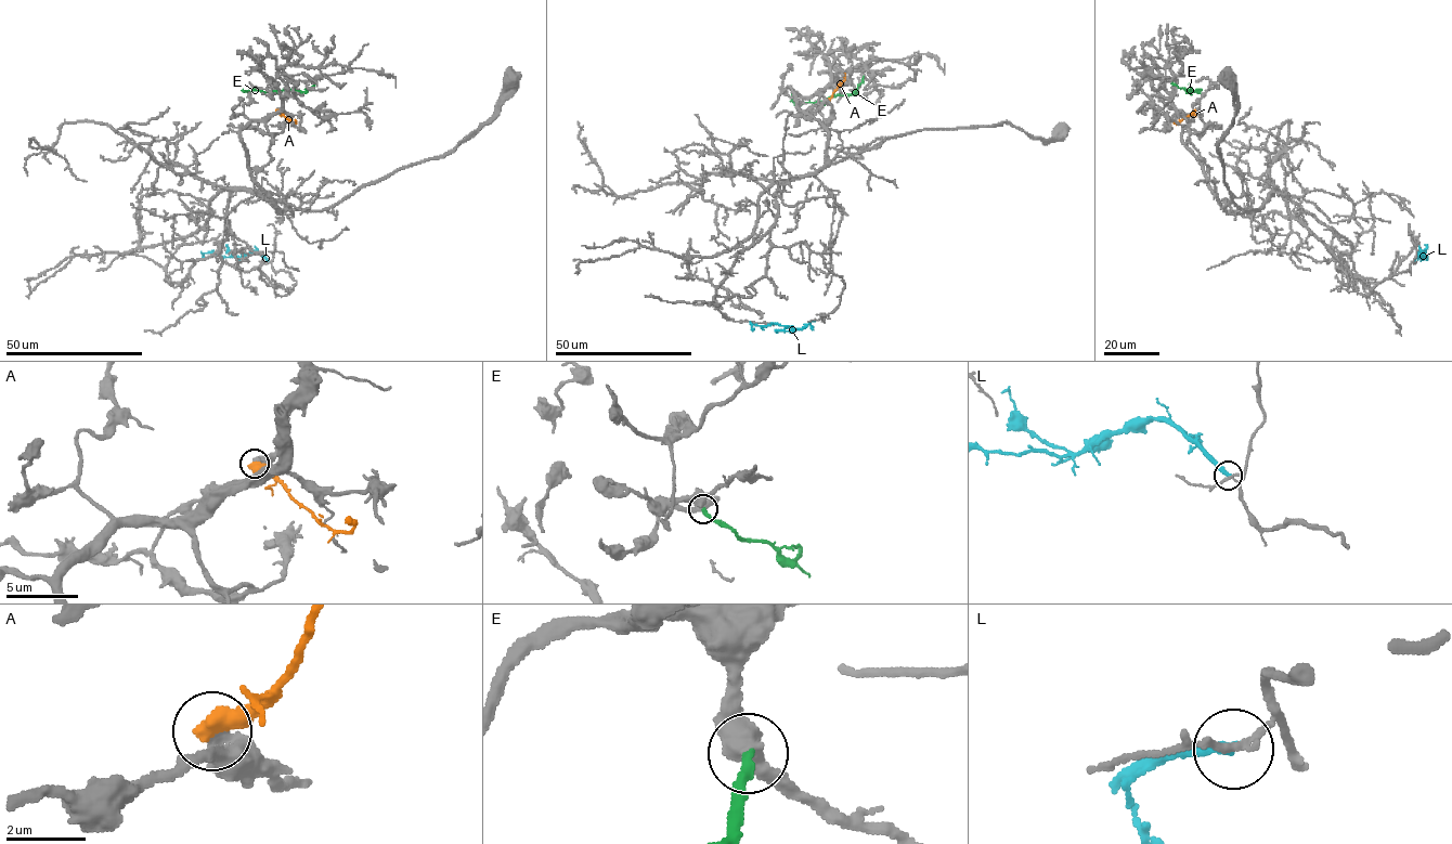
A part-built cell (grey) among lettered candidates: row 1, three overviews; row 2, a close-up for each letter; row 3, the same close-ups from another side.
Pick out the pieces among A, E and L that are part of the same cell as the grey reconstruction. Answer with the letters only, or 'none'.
none

